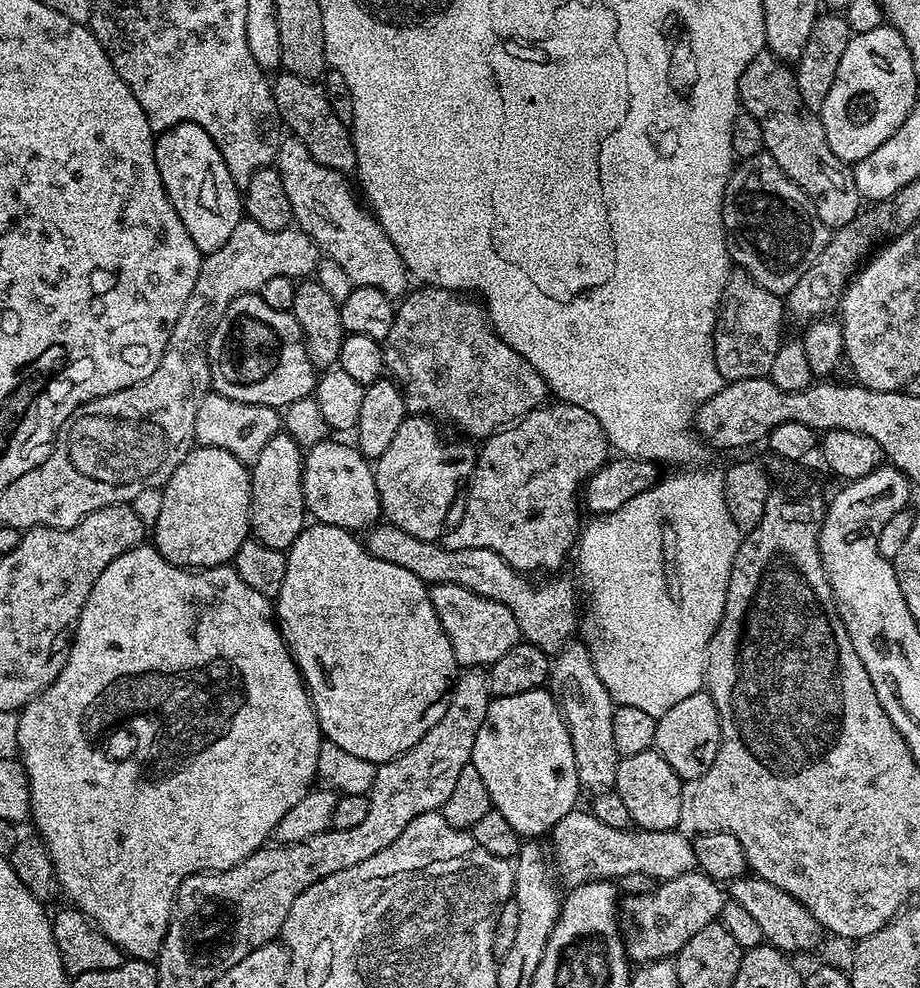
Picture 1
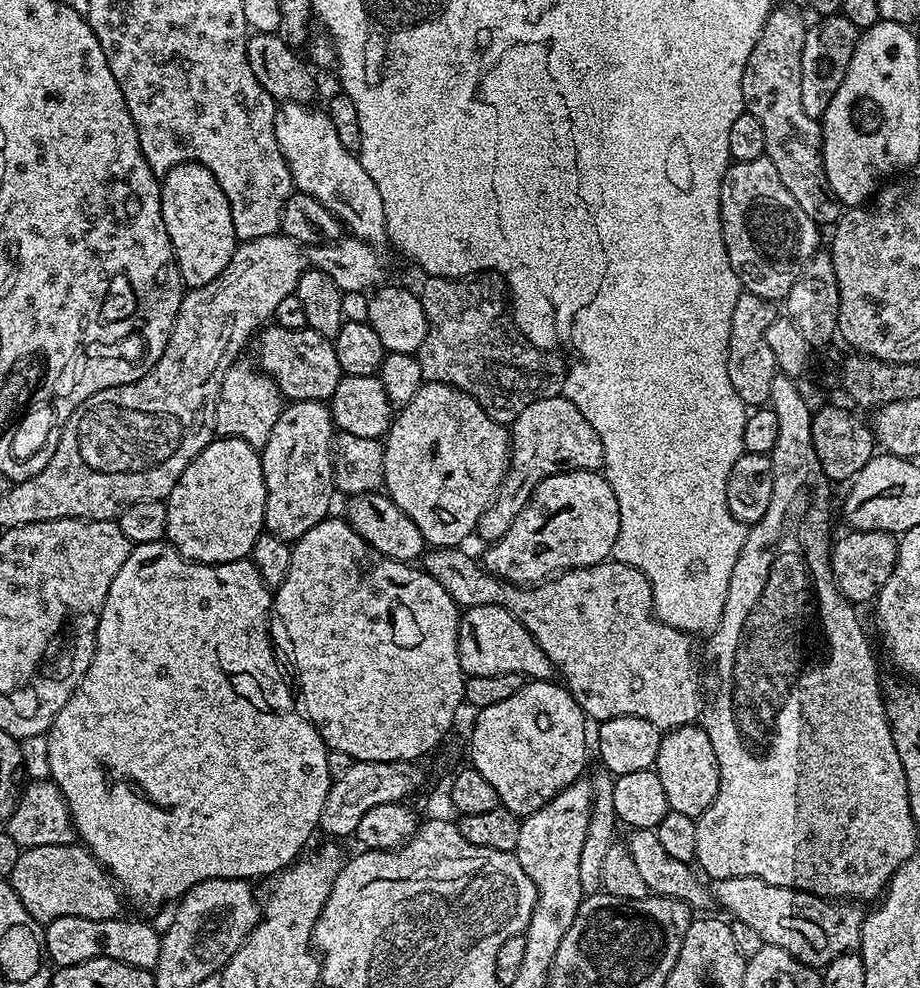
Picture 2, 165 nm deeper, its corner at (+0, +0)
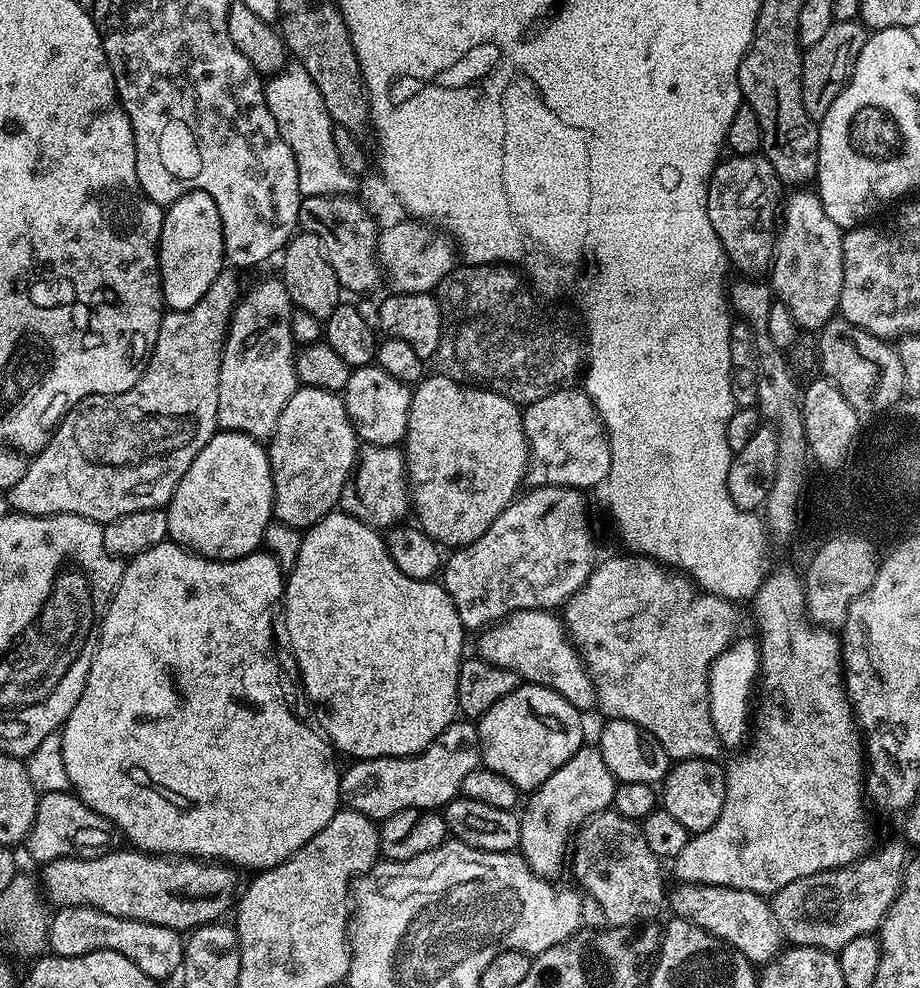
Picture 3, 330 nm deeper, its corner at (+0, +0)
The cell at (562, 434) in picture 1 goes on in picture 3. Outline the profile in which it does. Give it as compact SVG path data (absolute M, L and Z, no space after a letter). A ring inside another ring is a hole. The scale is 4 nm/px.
M576 386L557 388L527 405L522 415L530 449L526 473L529 485L581 490L607 481L612 451L602 418L587 392Z

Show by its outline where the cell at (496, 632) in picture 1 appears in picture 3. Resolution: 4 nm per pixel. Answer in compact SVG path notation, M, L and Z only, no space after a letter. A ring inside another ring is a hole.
M543 608L522 610L521 612L516 612L513 616L507 616L505 620L483 629L479 636L479 659L490 662L494 666L502 666L506 670L516 673L521 681L530 684L541 684L544 688L554 690L562 698L566 698L566 702L570 702L570 706L581 710L587 710L587 708L595 709L597 707L596 689L592 678L588 675L587 668L584 667L580 653L572 645L572 638L568 635L567 627L562 623L559 615Z

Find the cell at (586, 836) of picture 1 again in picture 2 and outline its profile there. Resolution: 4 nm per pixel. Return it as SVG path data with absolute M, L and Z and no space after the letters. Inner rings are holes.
M749 876L712 880L710 891L713 901L721 904L733 921L741 920L750 931L761 936L764 944L786 950L803 964L823 966L838 958L838 954L859 949L860 931L866 915L859 903L799 892L796 888L779 888L762 882L762 878Z

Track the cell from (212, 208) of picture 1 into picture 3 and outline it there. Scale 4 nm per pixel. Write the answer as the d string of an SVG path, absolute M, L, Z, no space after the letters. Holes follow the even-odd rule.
M194 190L167 205L160 235L160 290L165 305L173 312L190 310L225 268L222 218L214 198Z

